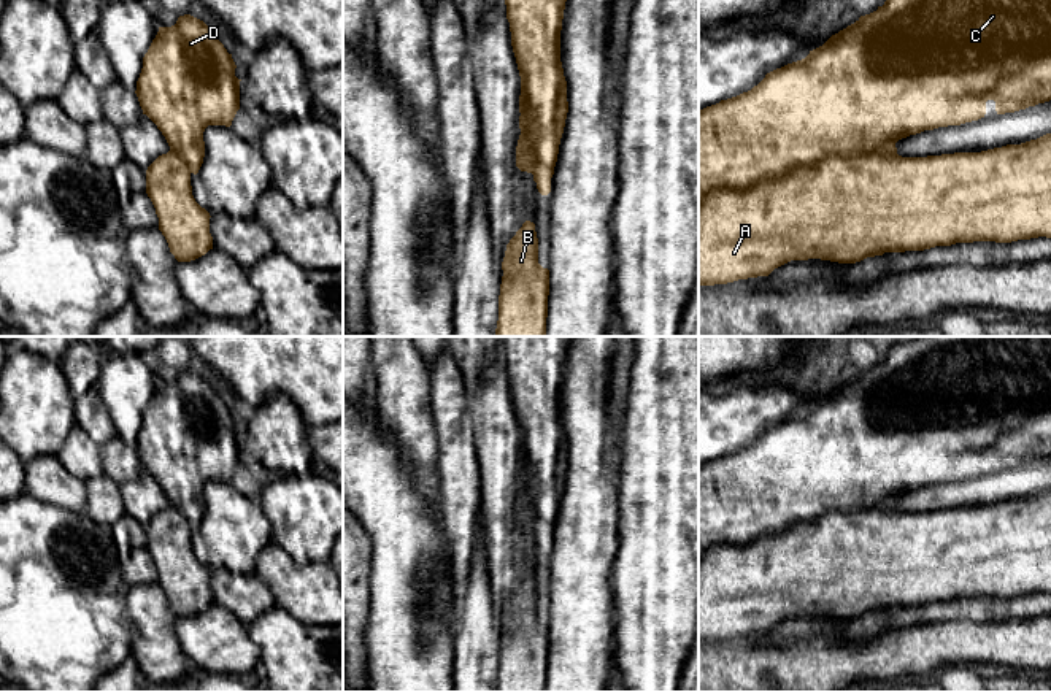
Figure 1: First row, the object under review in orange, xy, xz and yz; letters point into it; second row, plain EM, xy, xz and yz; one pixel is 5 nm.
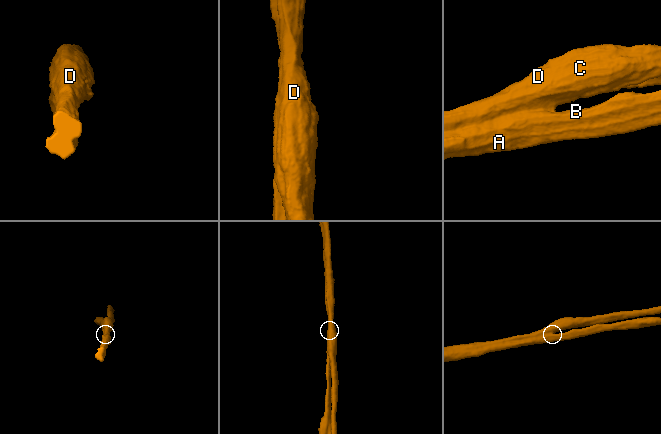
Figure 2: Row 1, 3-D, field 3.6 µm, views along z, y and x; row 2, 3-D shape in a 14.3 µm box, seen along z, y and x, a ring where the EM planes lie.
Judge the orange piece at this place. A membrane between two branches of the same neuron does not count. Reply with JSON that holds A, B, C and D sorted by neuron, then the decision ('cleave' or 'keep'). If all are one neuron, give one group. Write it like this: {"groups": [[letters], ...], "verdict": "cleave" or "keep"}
{"groups": [["A", "B"], ["C", "D"]], "verdict": "cleave"}

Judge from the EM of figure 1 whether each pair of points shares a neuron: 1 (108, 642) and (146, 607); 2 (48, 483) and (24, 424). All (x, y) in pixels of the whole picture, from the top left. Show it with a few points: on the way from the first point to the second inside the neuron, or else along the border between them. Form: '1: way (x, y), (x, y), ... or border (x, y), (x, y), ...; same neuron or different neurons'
1: border (130, 588), (126, 597), (129, 656); different neurons
2: border (56, 454), (38, 454), (24, 462); different neurons

